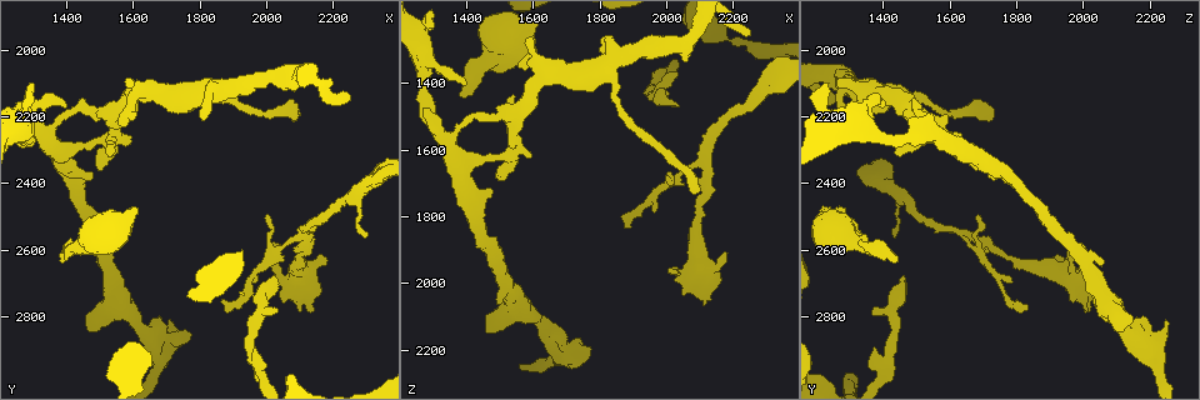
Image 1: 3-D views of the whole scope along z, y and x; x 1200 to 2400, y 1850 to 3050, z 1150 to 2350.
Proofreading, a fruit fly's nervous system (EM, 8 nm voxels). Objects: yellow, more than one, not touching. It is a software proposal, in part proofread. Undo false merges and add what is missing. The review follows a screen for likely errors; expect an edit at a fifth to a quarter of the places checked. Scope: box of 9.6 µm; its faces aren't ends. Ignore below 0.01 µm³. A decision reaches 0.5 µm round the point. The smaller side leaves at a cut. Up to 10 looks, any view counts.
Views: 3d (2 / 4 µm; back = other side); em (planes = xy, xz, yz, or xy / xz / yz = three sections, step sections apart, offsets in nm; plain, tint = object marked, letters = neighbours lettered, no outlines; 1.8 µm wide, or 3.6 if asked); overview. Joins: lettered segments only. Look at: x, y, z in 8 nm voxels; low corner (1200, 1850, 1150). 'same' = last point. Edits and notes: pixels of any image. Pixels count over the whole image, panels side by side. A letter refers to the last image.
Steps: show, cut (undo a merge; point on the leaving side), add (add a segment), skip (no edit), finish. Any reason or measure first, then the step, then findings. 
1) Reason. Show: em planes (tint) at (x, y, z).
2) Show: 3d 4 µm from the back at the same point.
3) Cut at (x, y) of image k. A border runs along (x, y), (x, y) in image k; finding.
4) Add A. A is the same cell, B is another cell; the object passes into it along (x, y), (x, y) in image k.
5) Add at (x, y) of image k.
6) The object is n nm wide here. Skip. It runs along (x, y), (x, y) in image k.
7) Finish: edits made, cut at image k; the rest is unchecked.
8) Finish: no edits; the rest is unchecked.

Show: 3d 2 µm at (2080, 2210, 1720).

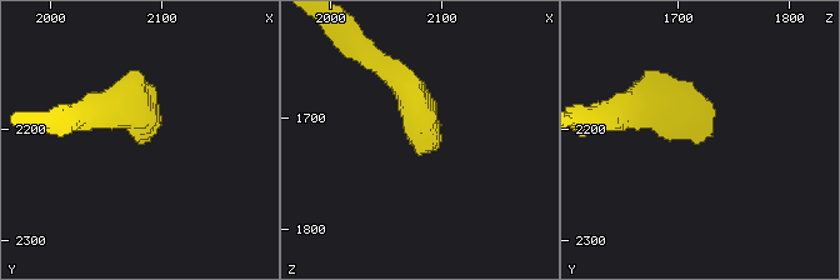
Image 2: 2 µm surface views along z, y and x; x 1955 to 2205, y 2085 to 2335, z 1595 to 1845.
Shape alone is not enough. Show: em planes (letters) at (2080, 2206, 1730).

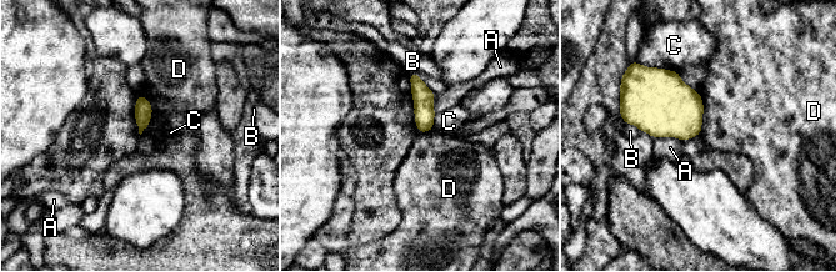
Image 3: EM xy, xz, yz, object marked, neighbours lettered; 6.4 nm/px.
Skip. A, B, C and D are other cells; a border runs along (140, 94), (151, 106), (141, 132) in image 3; no lettered segment goes on from it.

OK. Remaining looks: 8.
An open end. Show: 3d 2 µm at (2170, 2630, 1910).

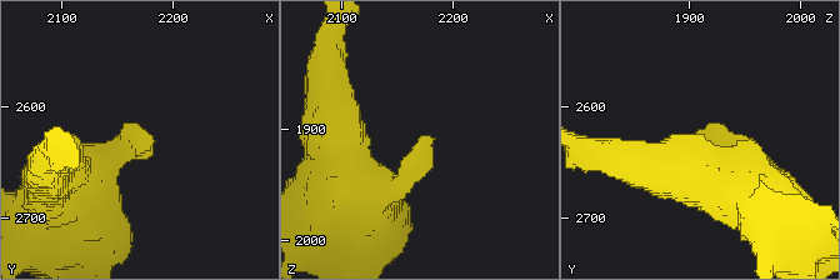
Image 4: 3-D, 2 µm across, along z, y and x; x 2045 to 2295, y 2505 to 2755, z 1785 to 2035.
Shape alone is not enough. Show: em planes (letters) at (2174, 2622, 1910).

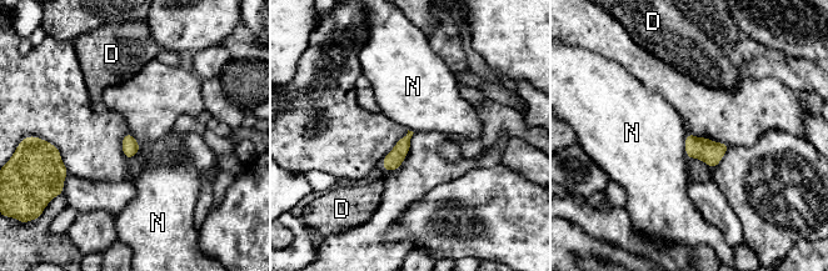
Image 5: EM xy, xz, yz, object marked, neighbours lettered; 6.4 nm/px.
Skip. D and N are other cells; a border runs along (687, 133), (684, 151), (688, 157) in image 5; no lettered segment goes on from it.

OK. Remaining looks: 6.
Long arm stops here. Show: 3d 2 µm at (2240, 2140, 1260).

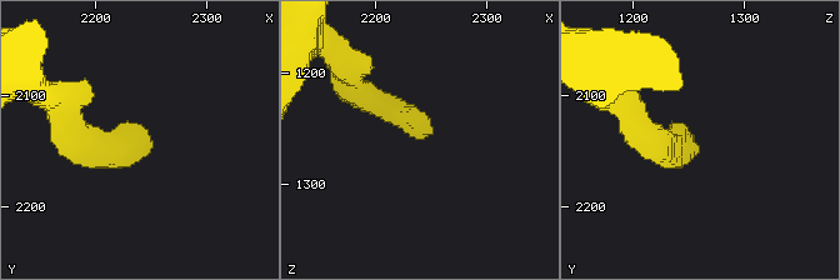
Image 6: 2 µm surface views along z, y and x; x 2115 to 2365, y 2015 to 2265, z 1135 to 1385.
Shape alone is not enough. Show: em planes (letters) at (2242, 2132, 1254).

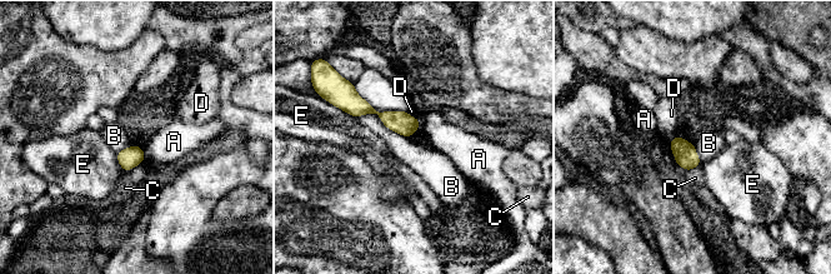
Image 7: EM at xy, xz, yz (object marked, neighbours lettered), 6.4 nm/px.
The object is 140 nm wide here. Skip. A, B, C, D and E are other cells; a border runs along (356, 116), (375, 114), (409, 138) in image 7; none of them fits.

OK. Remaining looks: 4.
An open end. Show: em xy step 4 (tint) at (2030, 2700, 1480).

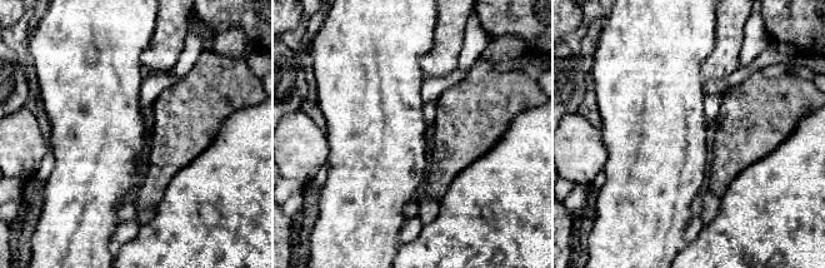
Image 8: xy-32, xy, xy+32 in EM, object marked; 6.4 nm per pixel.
Cut it another way. Show: em planes (tint) at the same point.

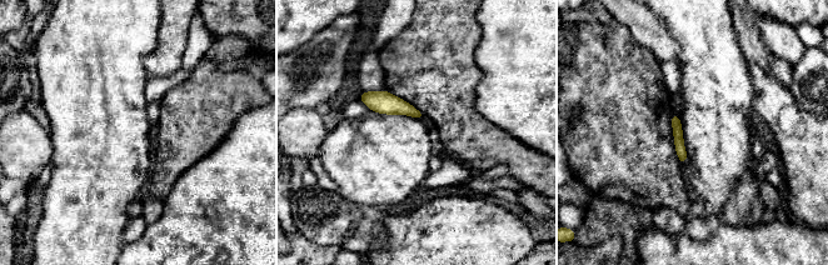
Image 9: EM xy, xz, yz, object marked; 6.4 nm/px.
Show: em planes (letters) at the same point.

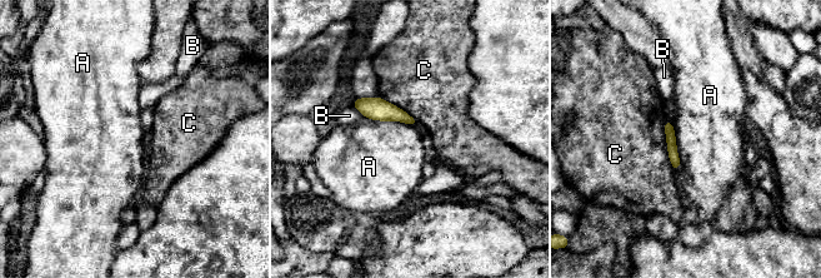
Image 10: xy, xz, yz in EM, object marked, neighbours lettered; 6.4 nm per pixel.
Skip. A, B and C are other cells; none of them fits.

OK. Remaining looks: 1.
Finish: no edits; the rest is unchecked.

